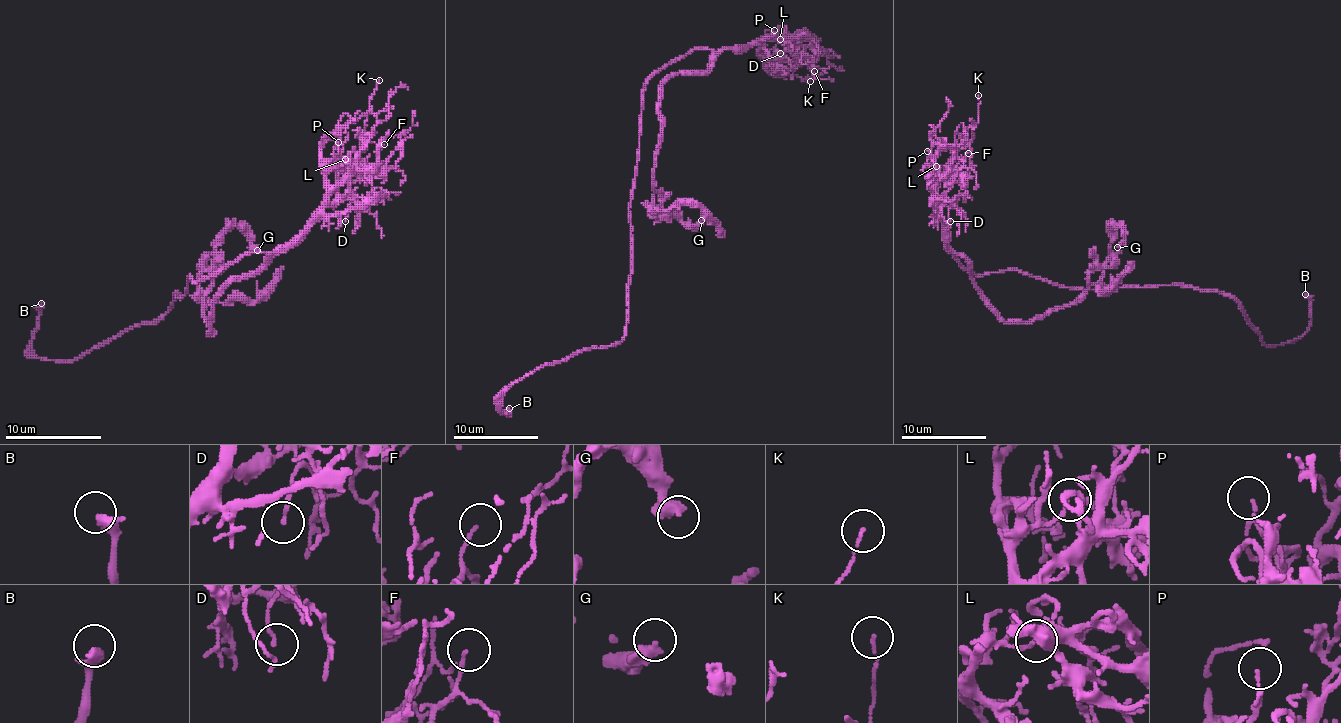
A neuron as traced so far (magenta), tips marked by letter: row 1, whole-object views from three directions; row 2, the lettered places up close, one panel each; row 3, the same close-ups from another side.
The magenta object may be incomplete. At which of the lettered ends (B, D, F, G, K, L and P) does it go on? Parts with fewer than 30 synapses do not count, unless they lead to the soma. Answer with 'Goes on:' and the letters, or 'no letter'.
Goes on: B

